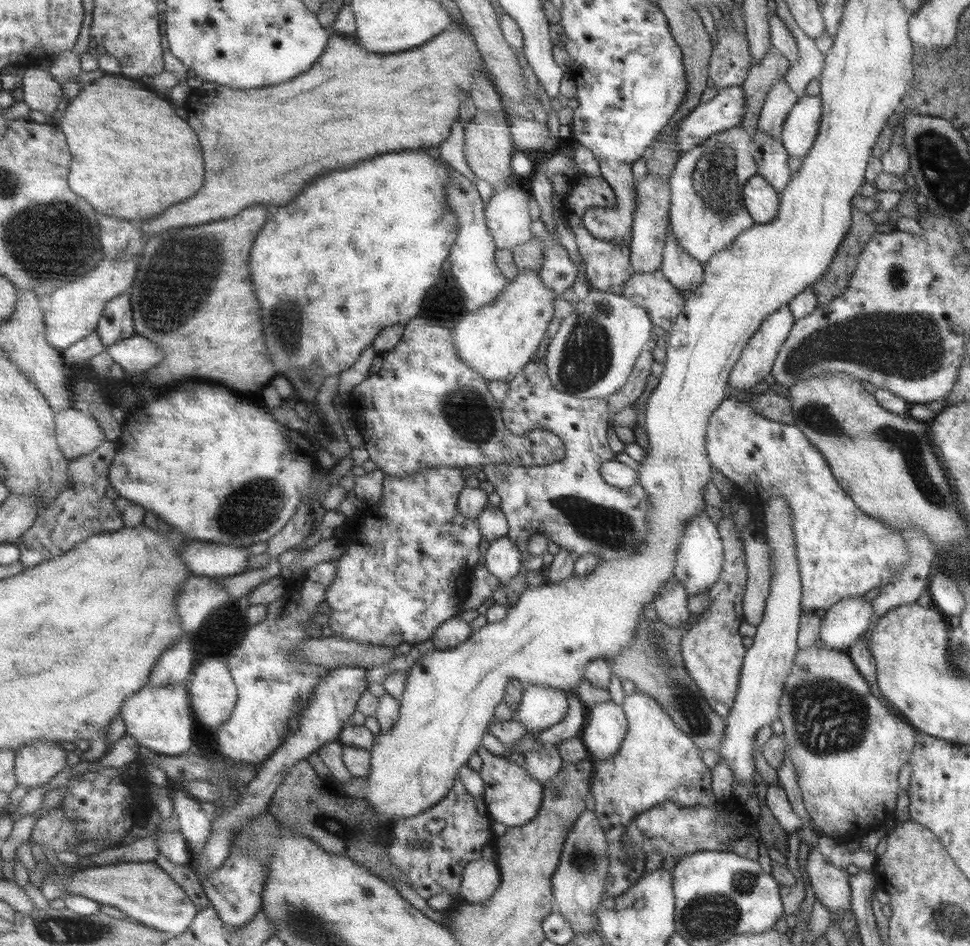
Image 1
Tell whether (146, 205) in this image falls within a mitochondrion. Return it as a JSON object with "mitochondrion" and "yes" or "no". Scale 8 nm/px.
{"mitochondrion":"no"}

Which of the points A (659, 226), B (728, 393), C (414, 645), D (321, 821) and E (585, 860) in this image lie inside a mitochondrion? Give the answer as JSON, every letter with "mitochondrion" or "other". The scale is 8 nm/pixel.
{"A":"other","B":"other","C":"other","D":"mitochondrion","E":"mitochondrion"}

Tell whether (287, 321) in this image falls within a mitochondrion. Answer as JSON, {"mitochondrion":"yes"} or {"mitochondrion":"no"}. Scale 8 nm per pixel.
{"mitochondrion":"yes"}

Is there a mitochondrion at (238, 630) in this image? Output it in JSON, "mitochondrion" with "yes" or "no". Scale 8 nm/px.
{"mitochondrion":"yes"}

